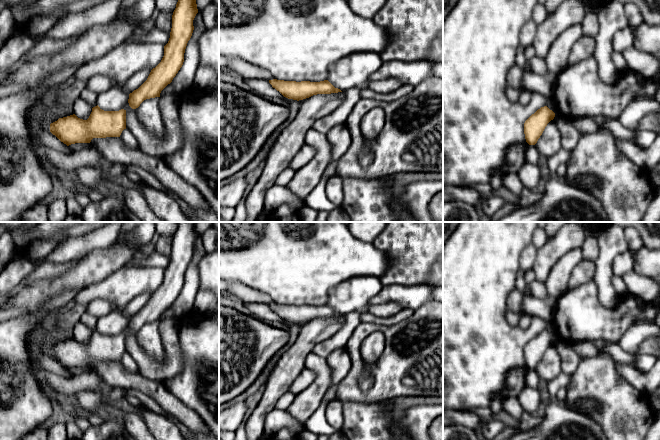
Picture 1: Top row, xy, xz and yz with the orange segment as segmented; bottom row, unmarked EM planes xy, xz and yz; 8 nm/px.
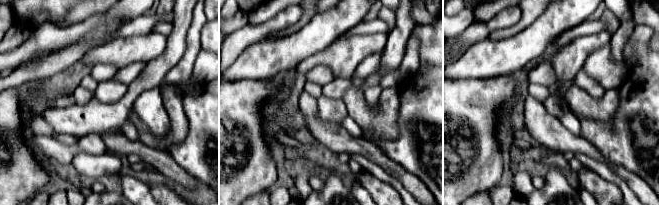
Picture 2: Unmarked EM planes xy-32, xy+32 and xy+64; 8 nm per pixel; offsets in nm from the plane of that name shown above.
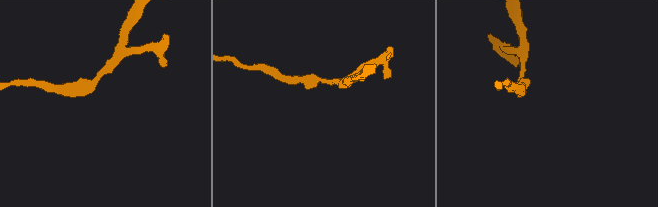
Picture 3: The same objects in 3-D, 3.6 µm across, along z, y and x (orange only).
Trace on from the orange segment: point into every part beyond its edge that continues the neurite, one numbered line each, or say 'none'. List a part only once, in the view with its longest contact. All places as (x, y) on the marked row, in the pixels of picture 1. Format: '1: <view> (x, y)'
none

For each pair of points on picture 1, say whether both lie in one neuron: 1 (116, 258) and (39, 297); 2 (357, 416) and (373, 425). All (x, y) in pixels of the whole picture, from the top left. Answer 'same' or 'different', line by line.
1: same
2: same

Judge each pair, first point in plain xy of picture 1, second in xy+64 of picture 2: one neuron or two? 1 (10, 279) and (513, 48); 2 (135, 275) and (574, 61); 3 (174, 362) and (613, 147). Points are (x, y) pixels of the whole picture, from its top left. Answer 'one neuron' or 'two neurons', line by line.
1: two neurons
2: one neuron
3: two neurons

